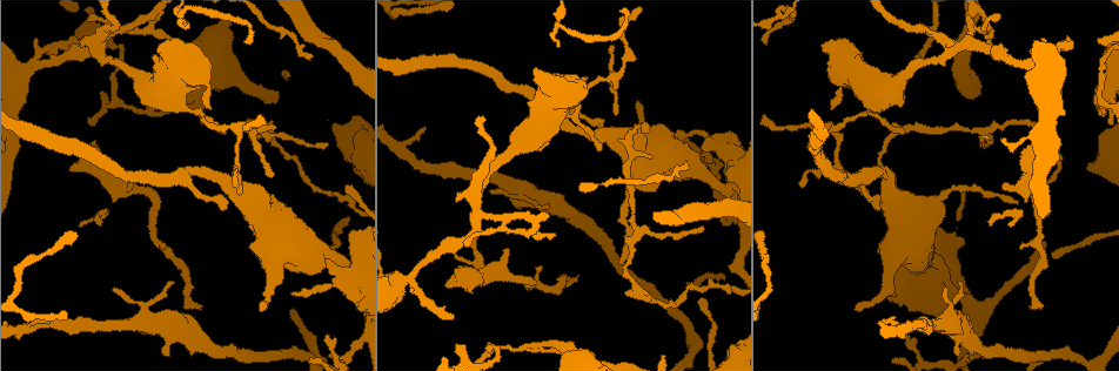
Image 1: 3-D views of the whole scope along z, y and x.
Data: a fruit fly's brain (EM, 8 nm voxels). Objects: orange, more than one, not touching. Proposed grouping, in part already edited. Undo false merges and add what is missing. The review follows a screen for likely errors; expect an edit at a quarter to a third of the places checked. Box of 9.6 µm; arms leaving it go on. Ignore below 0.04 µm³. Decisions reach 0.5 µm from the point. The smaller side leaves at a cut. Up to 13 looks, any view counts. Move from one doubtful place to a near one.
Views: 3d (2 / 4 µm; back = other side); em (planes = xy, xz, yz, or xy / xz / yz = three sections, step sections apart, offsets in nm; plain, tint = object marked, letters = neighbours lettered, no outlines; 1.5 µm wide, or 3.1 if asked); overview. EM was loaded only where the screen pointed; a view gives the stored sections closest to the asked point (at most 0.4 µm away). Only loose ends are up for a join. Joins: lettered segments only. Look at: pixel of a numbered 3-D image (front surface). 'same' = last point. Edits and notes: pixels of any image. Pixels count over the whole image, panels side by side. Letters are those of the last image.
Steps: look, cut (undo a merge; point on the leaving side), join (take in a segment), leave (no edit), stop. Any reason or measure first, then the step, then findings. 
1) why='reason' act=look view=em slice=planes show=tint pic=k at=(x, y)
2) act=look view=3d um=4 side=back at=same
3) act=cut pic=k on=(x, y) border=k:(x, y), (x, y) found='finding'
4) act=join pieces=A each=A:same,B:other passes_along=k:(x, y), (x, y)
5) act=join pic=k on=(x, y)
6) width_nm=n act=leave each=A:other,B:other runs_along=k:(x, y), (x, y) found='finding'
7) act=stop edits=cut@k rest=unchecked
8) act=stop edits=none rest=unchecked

why='an open end' act=look view=3d um=4 pic=1 at=(556, 235)

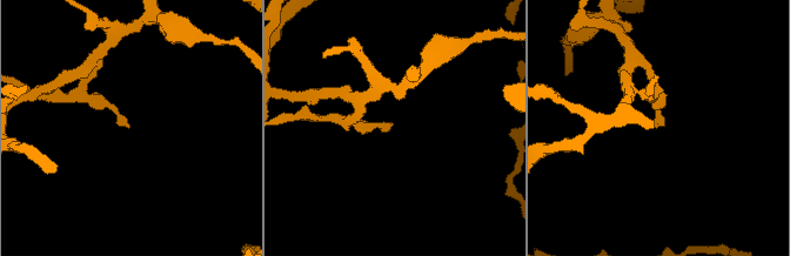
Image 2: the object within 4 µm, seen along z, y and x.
why='now the EM' act=look view=em slice=planes show=letters pic=2 at=(128, 125)

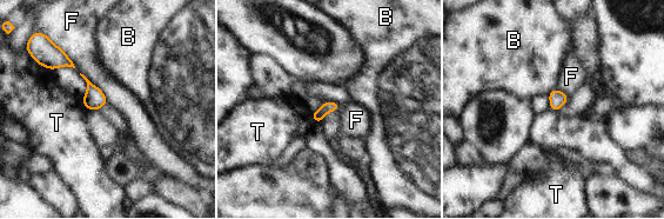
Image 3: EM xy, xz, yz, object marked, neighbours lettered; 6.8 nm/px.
act=leave each=B:other,F:other,T:other border=3:(80, 72), (102, 92), (108, 101) found='no lettered segment goes on from it'

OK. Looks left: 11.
why='an open end' act=look view=em slice=planes show=plain pic=1 at=(451, 313)

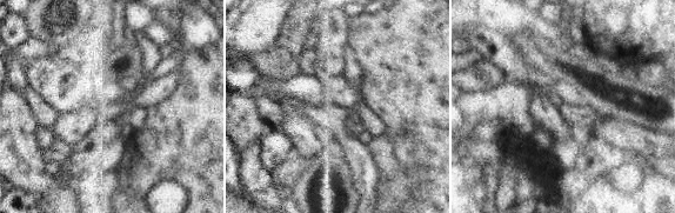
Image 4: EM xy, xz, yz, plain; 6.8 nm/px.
act=look view=em slice=planes show=letters at=same

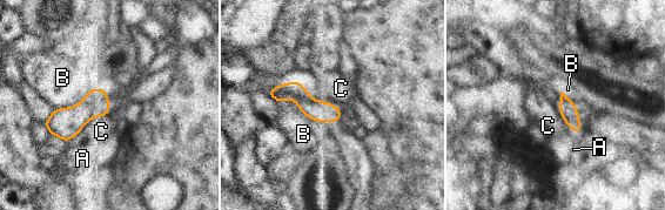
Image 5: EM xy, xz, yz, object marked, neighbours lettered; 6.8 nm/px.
longest_contact=B:440nm act=leave each=A:other,B:other,C:other border=5:(106, 89), (109, 112), (79, 131) found='none of them fits'

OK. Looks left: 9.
act=look view=3d um=4 side=back pic=1 at=(490, 343)

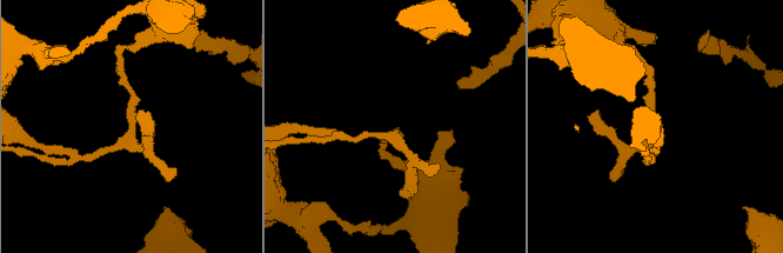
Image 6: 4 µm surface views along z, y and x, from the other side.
why='need the tissue' act=look view=em slice=planes show=letters pic=6 at=(127, 138)

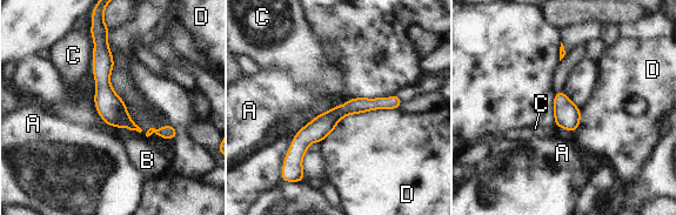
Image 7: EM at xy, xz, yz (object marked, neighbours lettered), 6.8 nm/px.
longest_contact=D:550nm act=leave each=A:other,B:other,C:other,D:other runs_along=7:(397, 100), (336, 113), (294, 155) found='continuous, no second cell'

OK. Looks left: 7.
why='thick turns thin' act=look view=em slice=planes show=tint pic=1 at=(571, 349)

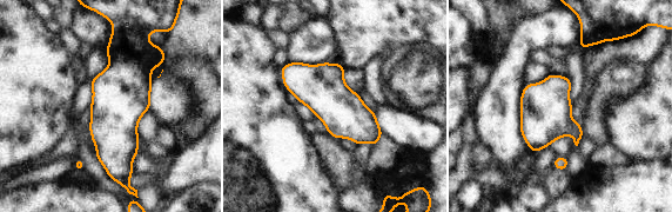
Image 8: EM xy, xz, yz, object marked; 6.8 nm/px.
act=look view=em slice=planes show=letters at=same

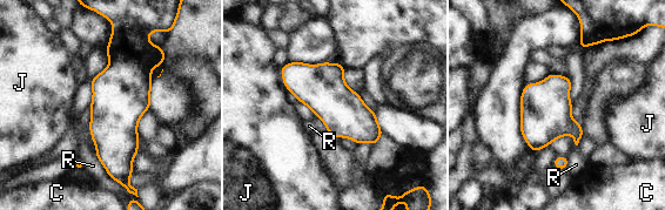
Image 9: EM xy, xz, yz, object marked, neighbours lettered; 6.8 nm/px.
width_nm=320 act=leave each=C:other,J:other,R:other border=9:(94, 155), (106, 173), (119, 182) found='one cell here'

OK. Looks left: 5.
why='free end' act=look view=3d um=4 pic=1 at=(578, 276)

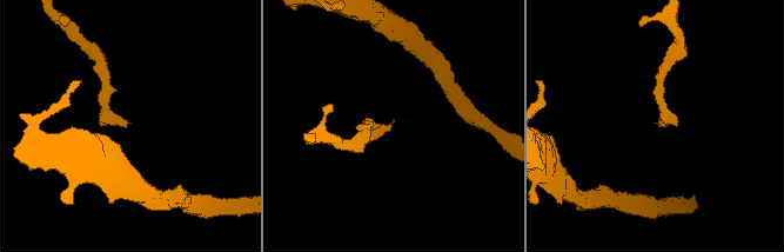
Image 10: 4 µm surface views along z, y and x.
why='shape alone is not enough' act=look view=em slice=planes show=plain pic=10 at=(657, 122)

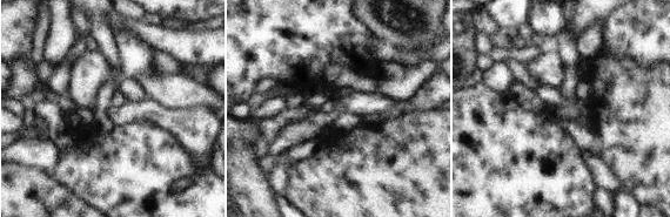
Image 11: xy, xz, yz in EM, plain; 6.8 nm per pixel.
act=look view=em slice=planes show=letters at=same

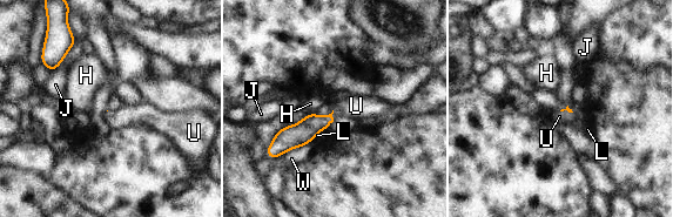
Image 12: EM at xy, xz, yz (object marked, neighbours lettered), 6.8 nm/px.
act=join pieces=U each=H:other,J:other,L:other,U:same,W:other passes_along=12:(303, 131), (331, 115), (356, 106) found='the cell continues'

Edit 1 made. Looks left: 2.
act=stop edits=join@12 rest=unchecked

